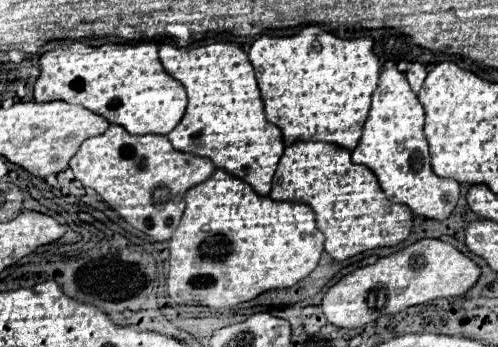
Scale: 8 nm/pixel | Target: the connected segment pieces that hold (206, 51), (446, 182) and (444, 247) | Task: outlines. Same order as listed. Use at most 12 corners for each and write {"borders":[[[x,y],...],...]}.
{"borders":[[[235,42],[161,44],[173,148],[261,196],[285,148]],[[383,68],[353,164],[391,202],[445,220],[459,182],[439,178],[425,110]],[[423,238],[325,292],[339,328],[461,296],[479,266]]]}

